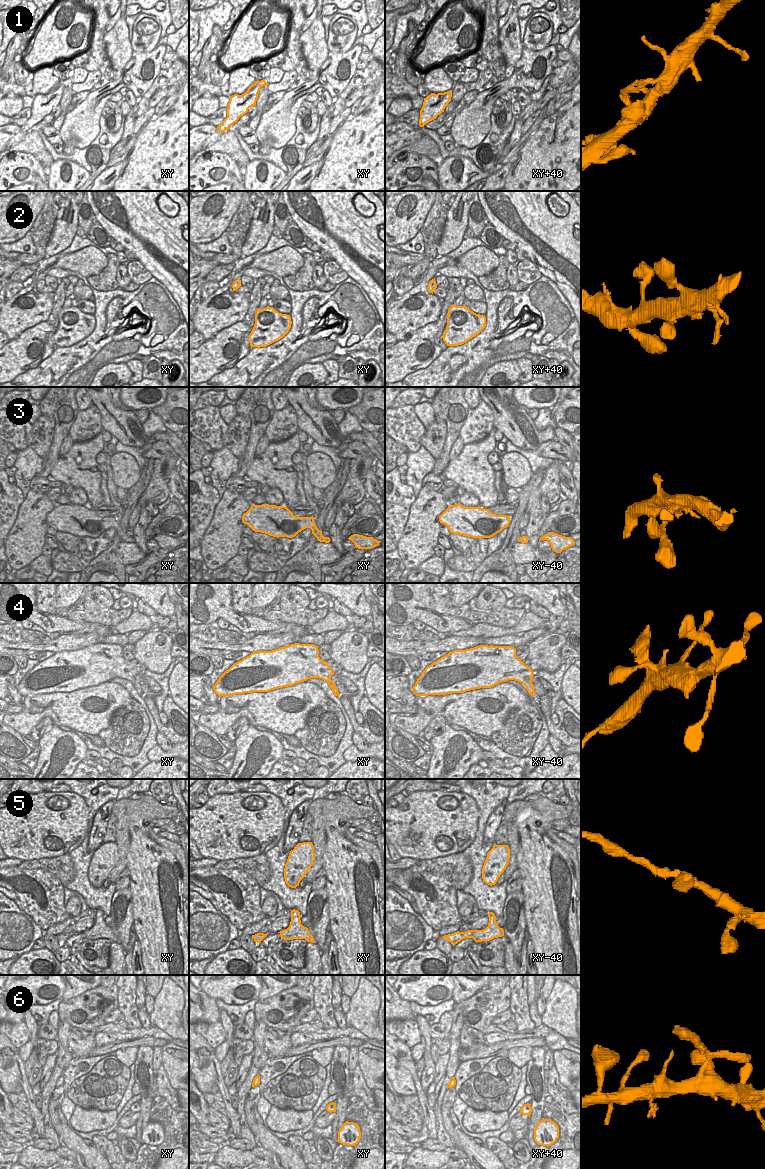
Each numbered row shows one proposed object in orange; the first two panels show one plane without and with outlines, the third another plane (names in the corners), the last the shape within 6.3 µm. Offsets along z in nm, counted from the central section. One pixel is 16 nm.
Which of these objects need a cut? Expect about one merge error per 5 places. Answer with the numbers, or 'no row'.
no row

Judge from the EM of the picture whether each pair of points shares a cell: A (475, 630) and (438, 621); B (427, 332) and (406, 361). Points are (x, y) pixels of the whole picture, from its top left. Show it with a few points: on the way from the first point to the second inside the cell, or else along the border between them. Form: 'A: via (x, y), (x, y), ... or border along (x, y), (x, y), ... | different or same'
A: border along (472, 625), (467, 629), (452, 631), (446, 634) | different
B: via (422, 339), (411, 354) | same

